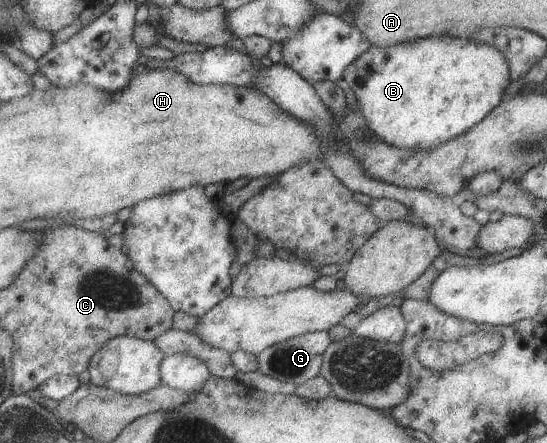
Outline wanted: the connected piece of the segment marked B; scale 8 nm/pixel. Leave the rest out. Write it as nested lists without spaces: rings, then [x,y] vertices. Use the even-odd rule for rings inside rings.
[[[450,35],[406,39],[398,45],[384,47],[373,45],[345,71],[344,80],[354,92],[375,136],[396,149],[412,149],[413,152],[430,151],[479,124],[501,102],[510,82],[506,60],[499,51]]]

